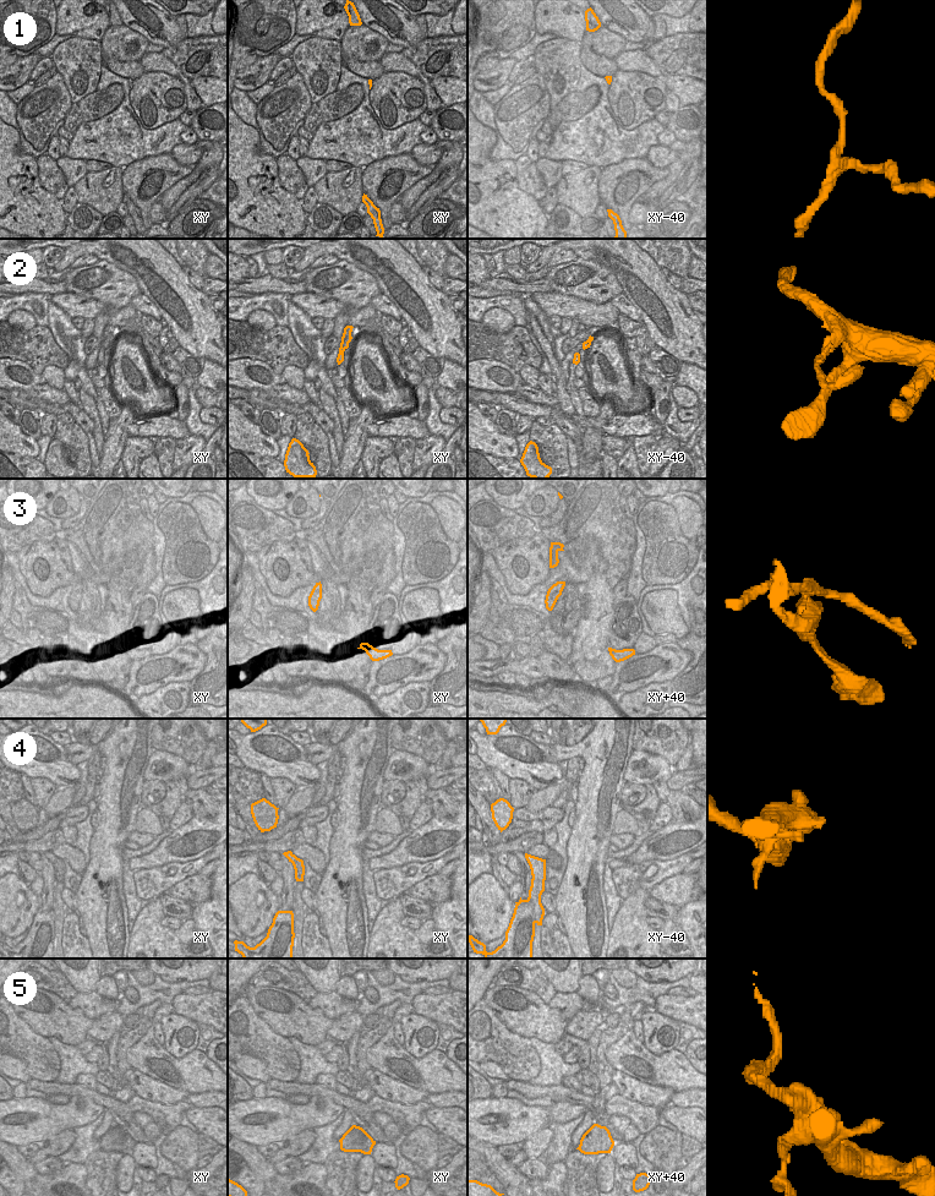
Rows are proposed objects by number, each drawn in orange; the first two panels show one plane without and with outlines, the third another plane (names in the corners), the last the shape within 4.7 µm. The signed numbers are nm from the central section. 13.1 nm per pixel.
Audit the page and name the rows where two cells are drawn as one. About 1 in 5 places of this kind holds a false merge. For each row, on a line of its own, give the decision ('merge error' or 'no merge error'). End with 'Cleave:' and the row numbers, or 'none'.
1: no merge error
2: no merge error
3: merge error
4: no merge error
5: merge error
Cleave: 3, 5

